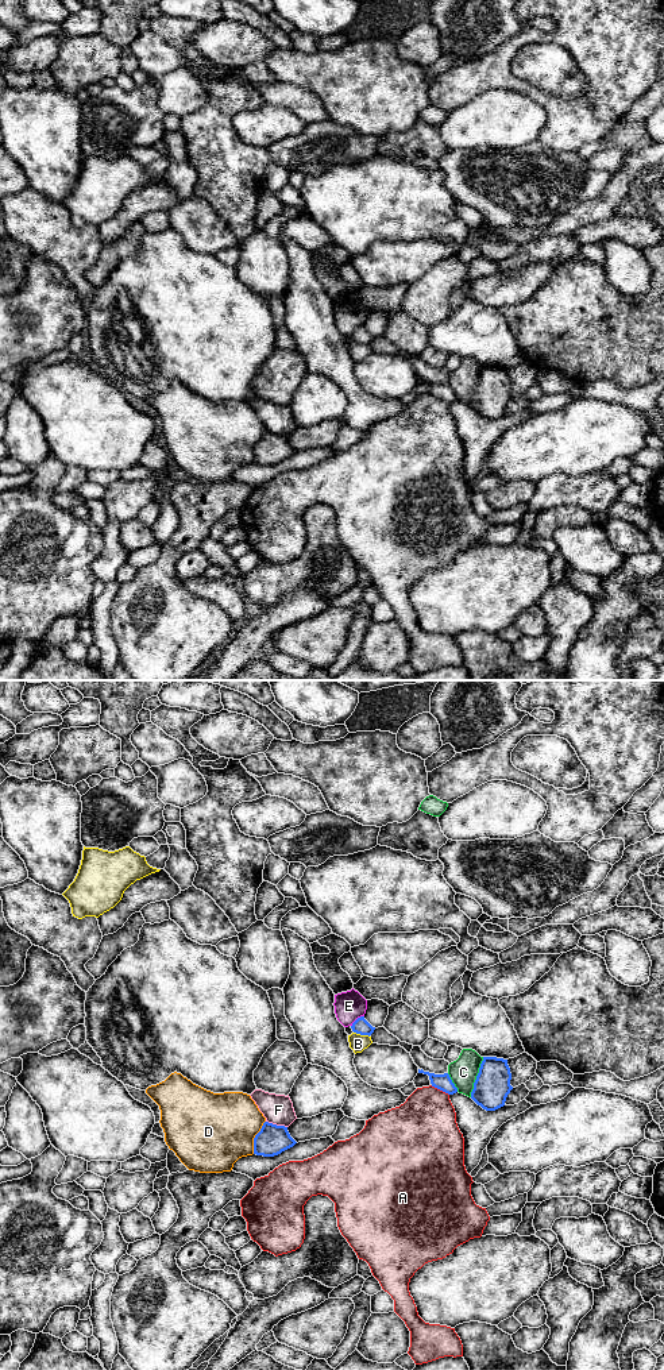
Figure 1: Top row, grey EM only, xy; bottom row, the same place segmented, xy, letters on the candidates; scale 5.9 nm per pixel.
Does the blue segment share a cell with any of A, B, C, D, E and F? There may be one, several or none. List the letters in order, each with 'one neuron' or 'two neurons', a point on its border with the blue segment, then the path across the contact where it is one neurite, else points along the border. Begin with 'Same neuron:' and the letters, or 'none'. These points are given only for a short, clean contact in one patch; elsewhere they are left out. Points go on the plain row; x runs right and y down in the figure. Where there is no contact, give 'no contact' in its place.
Same neuron: none
A: two neurons; meets blue in xy at (440, 398)
B: two neurons; meets blue in xy at (362, 343); border along xy (354, 340), (369, 346)
C: two neurons; meets blue in xy at (477, 386)
D: two neurons; meets blue in xy at (255, 446)
E: two neurons; meets blue in xy at (356, 328); border along xy (363, 324), (351, 335)
F: two neurons; meets blue in xy at (275, 433)

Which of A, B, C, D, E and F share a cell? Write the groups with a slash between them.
A / B / C / D / E / F

